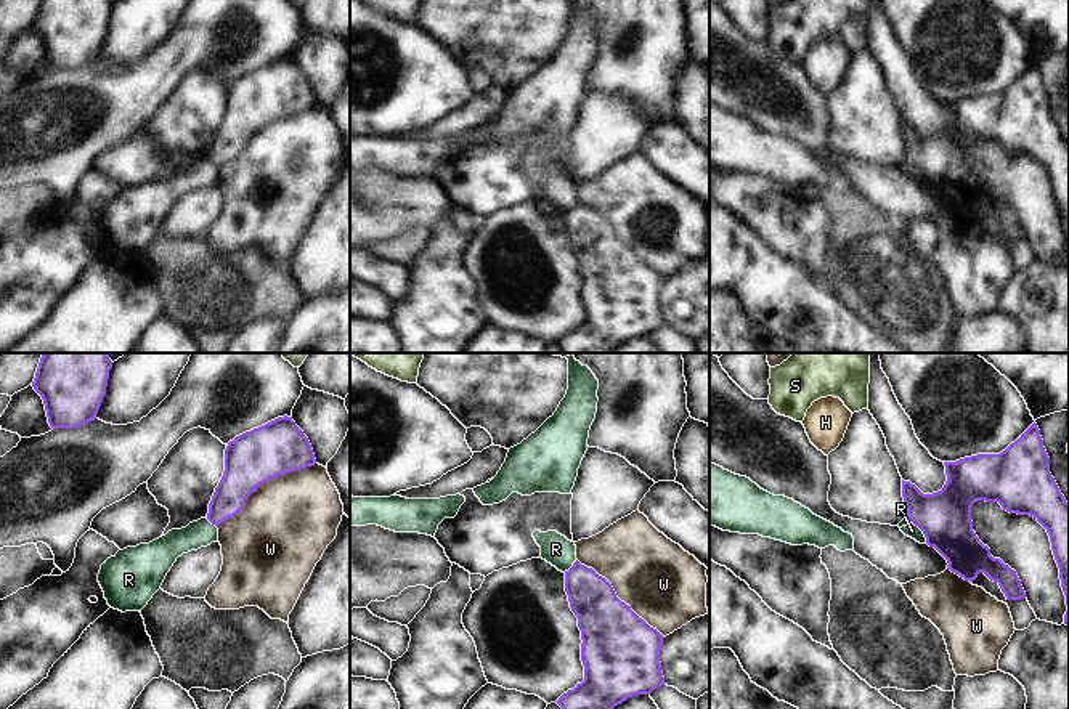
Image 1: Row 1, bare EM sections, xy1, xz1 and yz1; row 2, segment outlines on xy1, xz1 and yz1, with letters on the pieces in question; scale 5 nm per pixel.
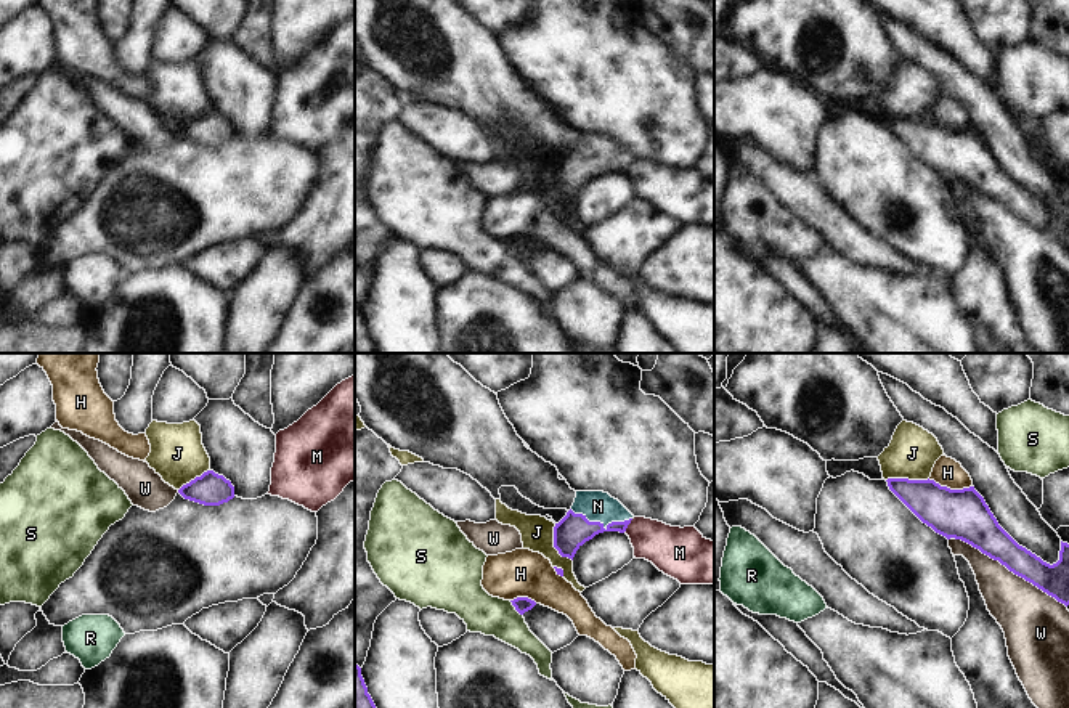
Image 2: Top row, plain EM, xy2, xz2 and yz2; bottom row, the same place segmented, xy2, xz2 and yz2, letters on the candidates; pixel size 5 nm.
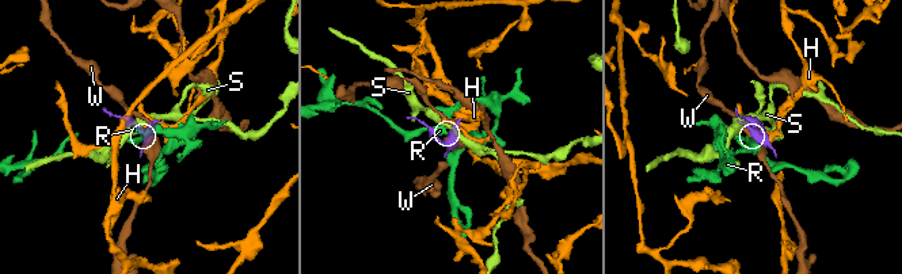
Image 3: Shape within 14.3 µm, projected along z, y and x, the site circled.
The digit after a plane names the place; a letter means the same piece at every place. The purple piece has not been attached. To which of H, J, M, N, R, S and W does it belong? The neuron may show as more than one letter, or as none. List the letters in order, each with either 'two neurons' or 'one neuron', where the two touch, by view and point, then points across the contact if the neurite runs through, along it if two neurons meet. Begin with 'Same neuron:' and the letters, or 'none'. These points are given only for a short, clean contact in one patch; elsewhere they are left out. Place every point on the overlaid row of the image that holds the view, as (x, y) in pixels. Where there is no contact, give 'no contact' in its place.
Same neuron: N
H: two neurons; meets purple in yz2 at (949, 488)
J: two neurons; meets purple in xz2 at (554, 545); border along xz2 (554, 524), (554, 548), (572, 561)
M: two neurons; meets purple in xz2 at (628, 524); border along xz2 (633, 519), (623, 532)
N: one neuron; meets purple in xz2 at (599, 522); runs through xz2 (573, 530), (583, 522), (599, 522), (597, 506)
R: two neurons; meets purple in yz1 at (923, 533); border along yz1 (914, 523), (926, 542)
S: two neurons; meets purple in xz2 at (516, 609); border along xz2 (509, 601), (522, 615)
W: two neurons; meets purple in yz2 at (1012, 570)

